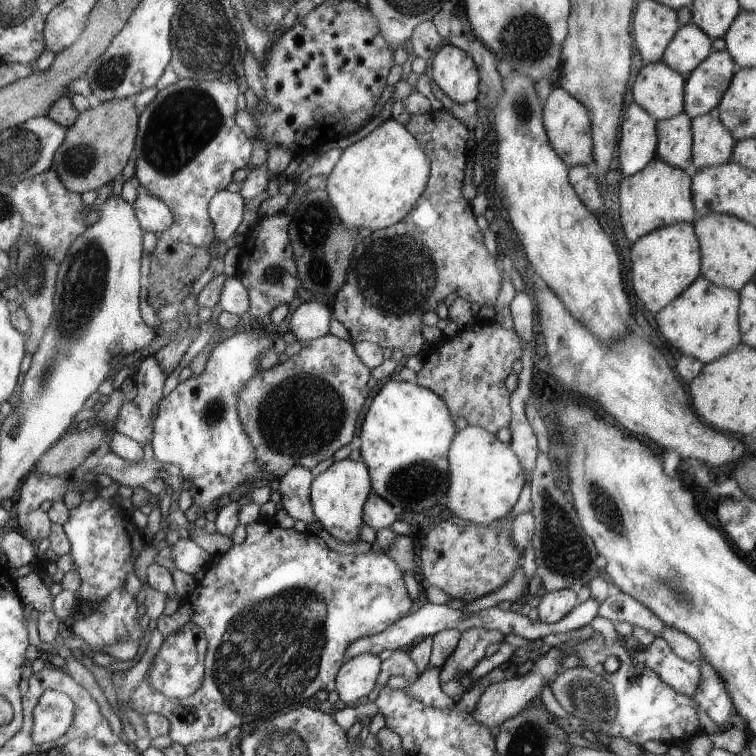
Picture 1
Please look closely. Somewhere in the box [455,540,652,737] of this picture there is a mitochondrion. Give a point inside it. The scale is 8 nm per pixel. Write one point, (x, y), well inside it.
(589, 697)

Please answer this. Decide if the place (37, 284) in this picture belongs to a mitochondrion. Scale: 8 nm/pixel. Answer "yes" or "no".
yes

